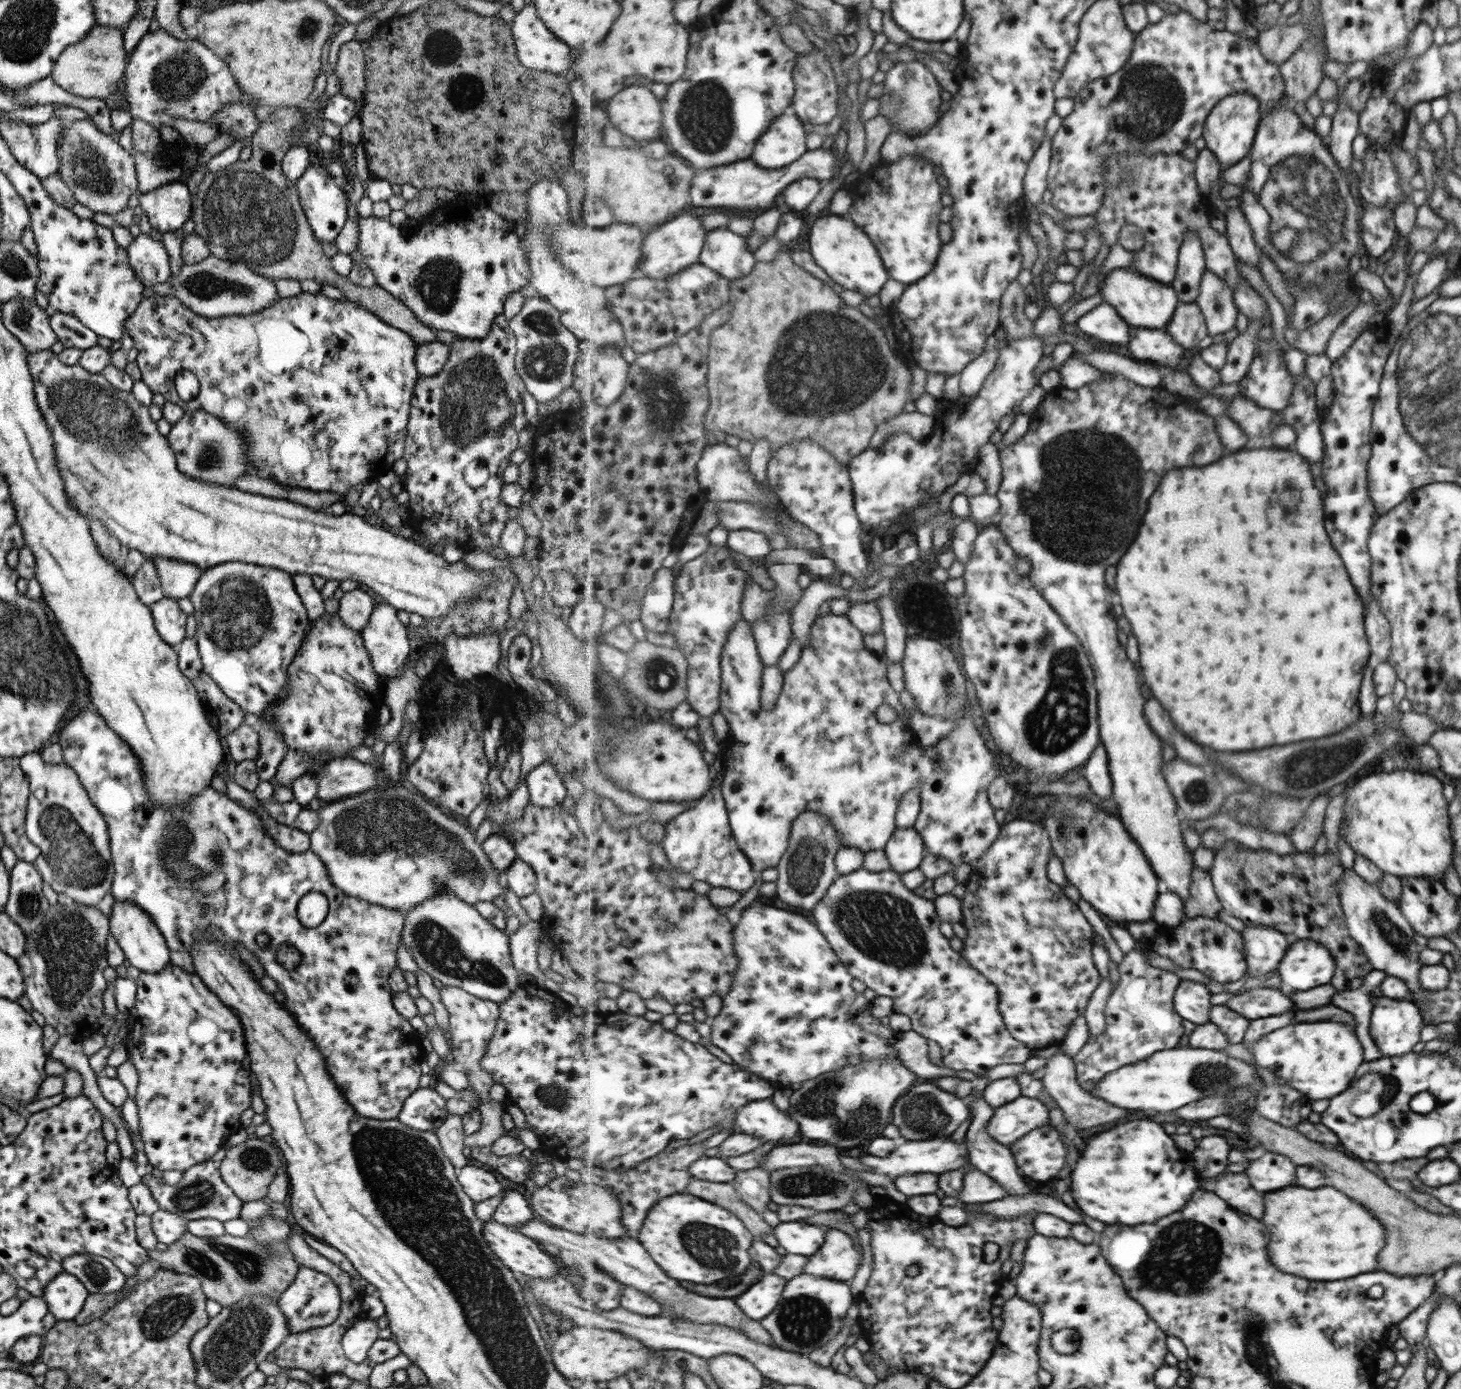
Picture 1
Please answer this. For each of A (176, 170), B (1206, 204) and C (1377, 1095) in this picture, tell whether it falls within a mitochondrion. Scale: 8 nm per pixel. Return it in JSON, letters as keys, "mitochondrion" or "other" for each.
{"A":"other","B":"other","C":"mitochondrion"}

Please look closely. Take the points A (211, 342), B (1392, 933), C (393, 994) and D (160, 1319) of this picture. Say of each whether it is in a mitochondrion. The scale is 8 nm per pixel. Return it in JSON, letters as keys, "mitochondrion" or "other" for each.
{"A":"other","B":"mitochondrion","C":"other","D":"mitochondrion"}

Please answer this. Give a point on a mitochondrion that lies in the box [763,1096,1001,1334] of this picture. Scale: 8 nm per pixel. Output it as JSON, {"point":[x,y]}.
{"point":[805,1185]}

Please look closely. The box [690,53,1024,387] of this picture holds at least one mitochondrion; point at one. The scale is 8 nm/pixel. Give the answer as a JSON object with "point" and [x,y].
{"point":[900,101]}

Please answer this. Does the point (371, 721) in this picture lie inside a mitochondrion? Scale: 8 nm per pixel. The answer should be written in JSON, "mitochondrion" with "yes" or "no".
{"mitochondrion":"no"}

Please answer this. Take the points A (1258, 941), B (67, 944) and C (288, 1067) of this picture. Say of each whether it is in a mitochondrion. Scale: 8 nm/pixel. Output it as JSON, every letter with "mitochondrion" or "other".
{"A":"other","B":"mitochondrion","C":"other"}

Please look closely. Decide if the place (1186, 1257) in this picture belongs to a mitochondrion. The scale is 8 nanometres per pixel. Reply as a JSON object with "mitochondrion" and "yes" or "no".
{"mitochondrion":"yes"}

